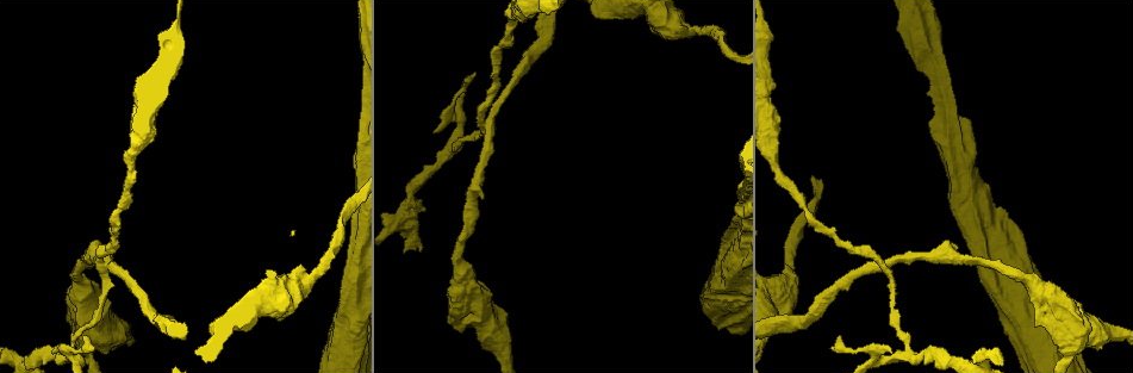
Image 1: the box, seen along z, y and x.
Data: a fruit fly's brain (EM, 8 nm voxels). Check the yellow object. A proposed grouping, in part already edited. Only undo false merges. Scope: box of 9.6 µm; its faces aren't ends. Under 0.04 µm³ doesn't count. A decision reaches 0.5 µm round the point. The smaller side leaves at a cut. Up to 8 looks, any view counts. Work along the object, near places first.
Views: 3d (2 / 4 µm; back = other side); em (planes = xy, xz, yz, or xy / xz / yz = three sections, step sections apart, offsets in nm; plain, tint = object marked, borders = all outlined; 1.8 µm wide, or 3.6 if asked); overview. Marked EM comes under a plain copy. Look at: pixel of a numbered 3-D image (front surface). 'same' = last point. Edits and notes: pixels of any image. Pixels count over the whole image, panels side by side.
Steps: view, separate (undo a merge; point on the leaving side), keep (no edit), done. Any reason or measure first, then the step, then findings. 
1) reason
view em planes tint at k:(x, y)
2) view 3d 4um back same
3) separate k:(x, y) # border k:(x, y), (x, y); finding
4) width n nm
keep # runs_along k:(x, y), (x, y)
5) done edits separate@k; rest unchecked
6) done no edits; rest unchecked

sudden change in width
view 3d 4um at 1:(785, 288)

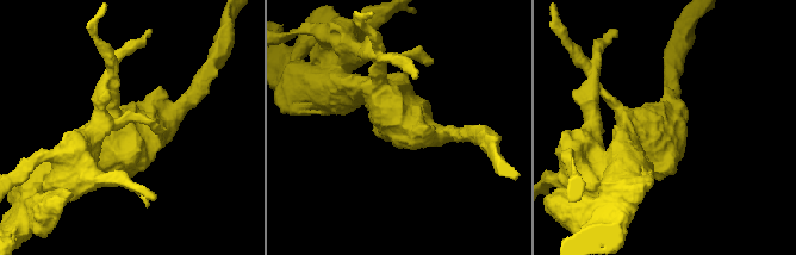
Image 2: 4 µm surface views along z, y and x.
view em 3.6um yz step 4 tint at 2:(665, 125)

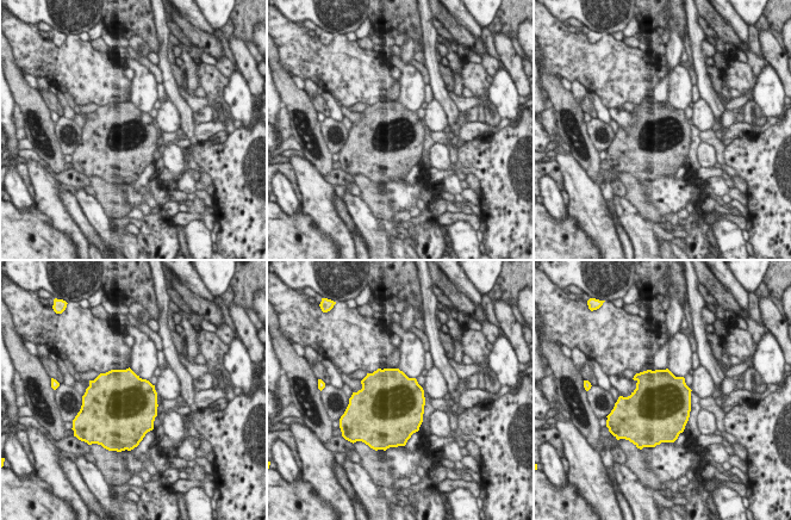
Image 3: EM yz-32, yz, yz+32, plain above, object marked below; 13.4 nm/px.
another direction
view em 3.6um planes borders same

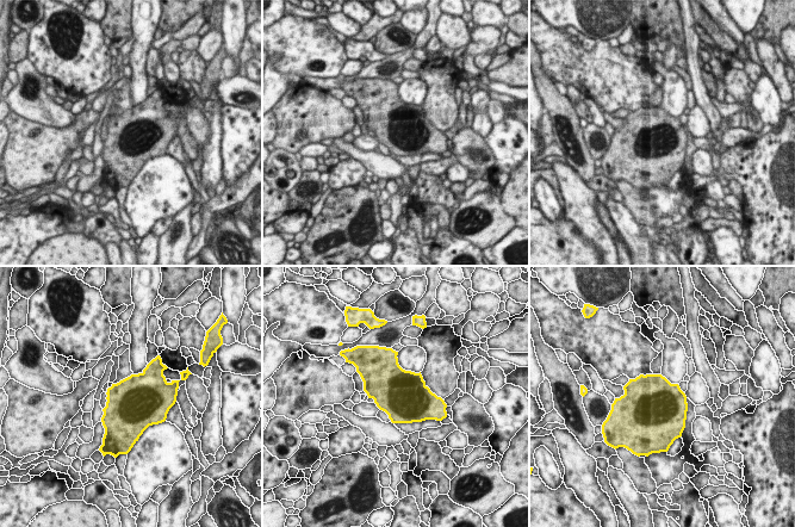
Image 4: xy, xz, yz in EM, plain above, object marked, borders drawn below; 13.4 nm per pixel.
width 650 nm
keep # all the same neuron

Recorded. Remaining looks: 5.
calibre changes
view em xz step 4 tint at 1:(981, 357)

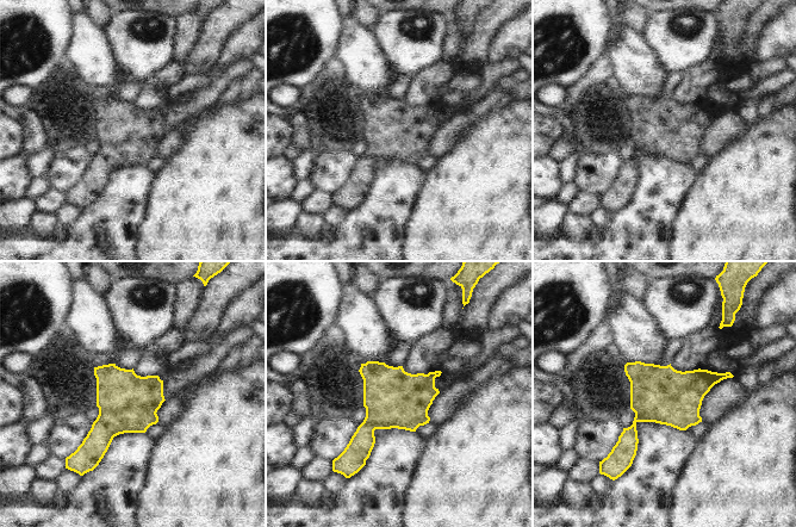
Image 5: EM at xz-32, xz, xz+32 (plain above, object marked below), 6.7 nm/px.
view em xy step 8 tint same

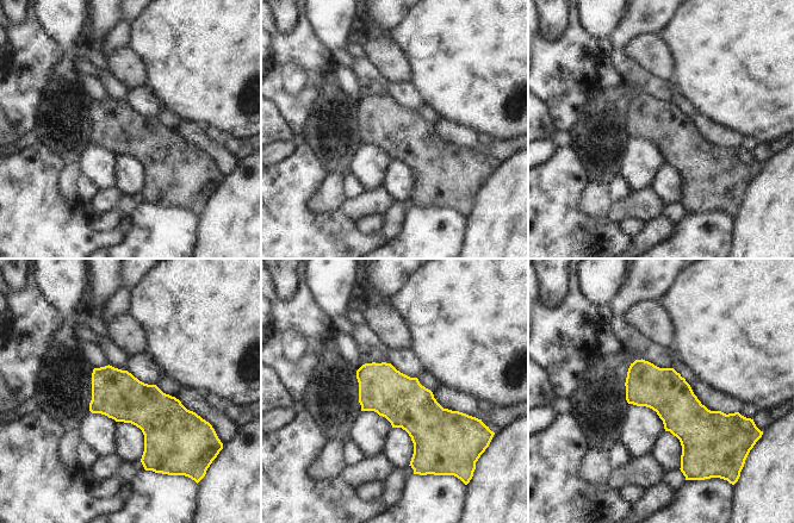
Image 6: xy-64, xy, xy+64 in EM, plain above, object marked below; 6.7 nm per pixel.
width 300 nm
keep # one neuron here

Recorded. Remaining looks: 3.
sharp bend
view em planes tint at 1:(907, 351)

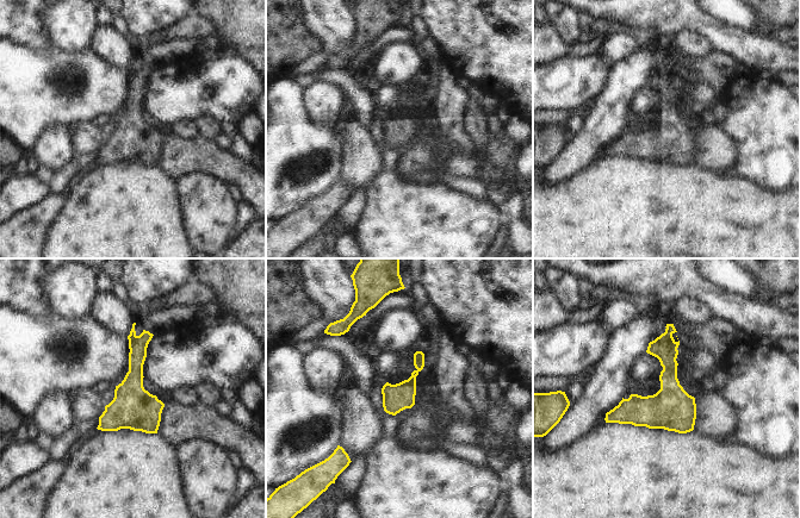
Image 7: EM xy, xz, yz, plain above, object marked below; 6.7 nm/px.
keep # runs_along 7:(670, 326), (669, 389), (608, 419); all the same neuron

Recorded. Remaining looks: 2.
done no edits; rest unchecked

